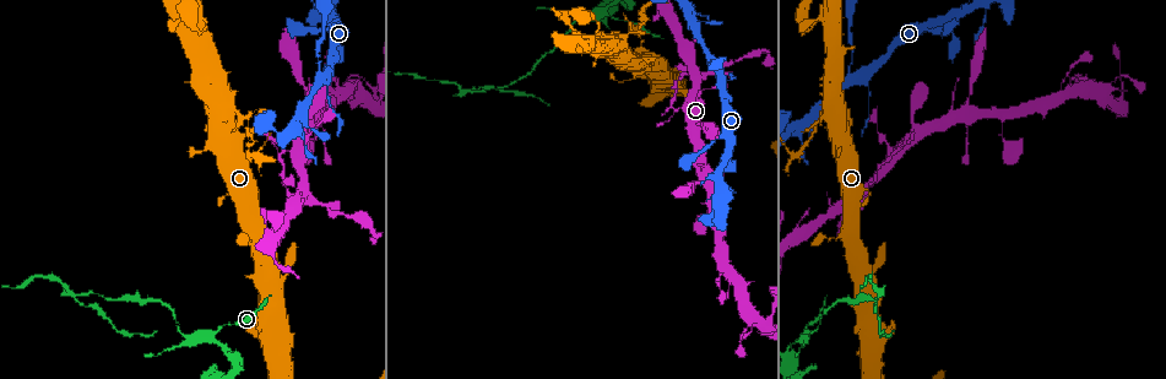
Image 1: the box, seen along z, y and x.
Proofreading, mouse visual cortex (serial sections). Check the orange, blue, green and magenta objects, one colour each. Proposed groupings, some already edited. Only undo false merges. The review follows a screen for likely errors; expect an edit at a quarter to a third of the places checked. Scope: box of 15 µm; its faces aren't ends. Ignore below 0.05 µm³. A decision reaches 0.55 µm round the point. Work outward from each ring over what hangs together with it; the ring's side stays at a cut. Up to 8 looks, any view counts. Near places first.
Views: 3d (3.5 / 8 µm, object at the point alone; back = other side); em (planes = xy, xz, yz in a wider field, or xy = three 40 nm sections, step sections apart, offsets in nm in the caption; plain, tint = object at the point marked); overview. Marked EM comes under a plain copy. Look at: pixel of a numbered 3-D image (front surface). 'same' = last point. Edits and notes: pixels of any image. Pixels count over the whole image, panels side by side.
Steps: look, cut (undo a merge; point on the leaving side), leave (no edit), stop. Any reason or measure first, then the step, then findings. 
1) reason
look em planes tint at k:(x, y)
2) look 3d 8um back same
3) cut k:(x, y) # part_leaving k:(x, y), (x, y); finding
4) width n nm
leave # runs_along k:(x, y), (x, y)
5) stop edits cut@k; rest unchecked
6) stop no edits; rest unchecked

thick turns thin
look 3d 8um at 1:(965, 5)

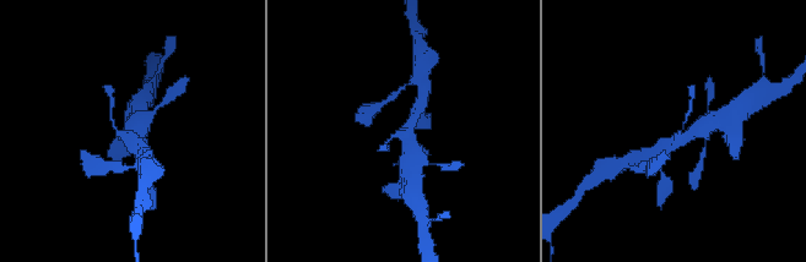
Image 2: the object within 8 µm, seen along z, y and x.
zoom in
look 3d 3.5um at 2:(397, 134)

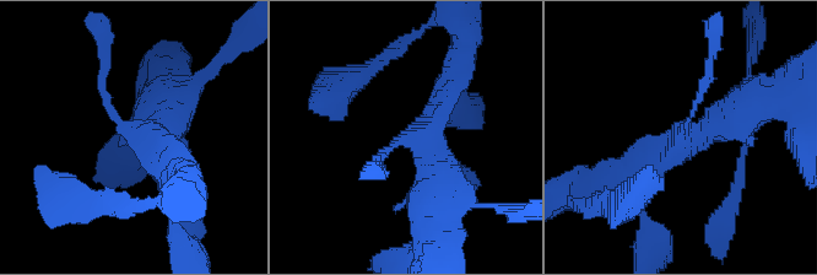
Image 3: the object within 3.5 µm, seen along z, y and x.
leave # runs_along 3:(643, 171), (685, 141), (687, 118), (709, 85); one cell here

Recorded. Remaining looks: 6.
abrupt turn
look 3d 3.5um at 1:(851, 82)

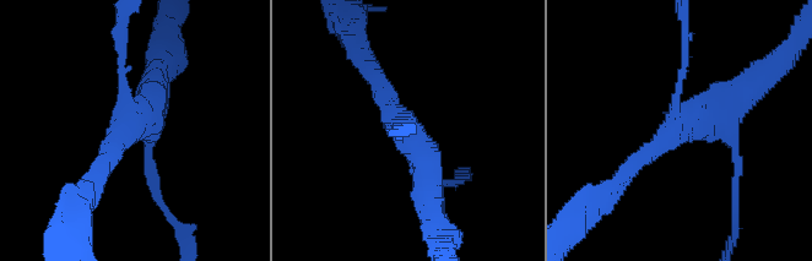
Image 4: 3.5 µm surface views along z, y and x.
arms 3; arm_widths 150, 250, 400 nm
look em xy step 3 tint at 4:(680, 121)

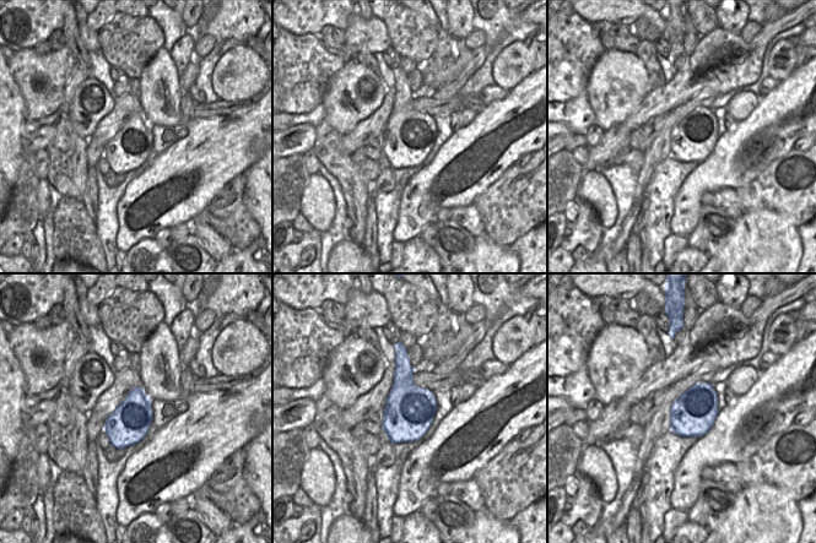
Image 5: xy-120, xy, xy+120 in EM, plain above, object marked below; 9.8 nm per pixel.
cut it another way
look em planes tint same

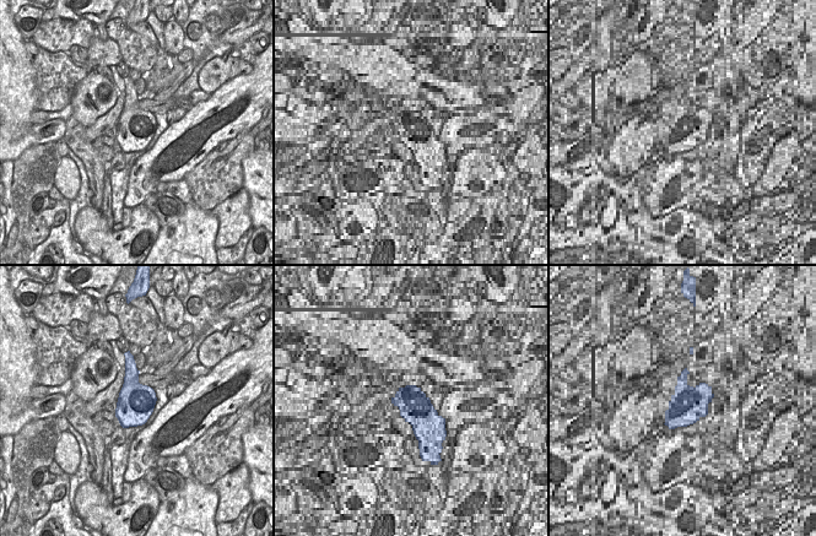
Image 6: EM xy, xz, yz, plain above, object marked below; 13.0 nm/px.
leave # all the same cell

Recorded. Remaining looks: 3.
three-way junction
look 3d 3.5um at 1:(304, 186)

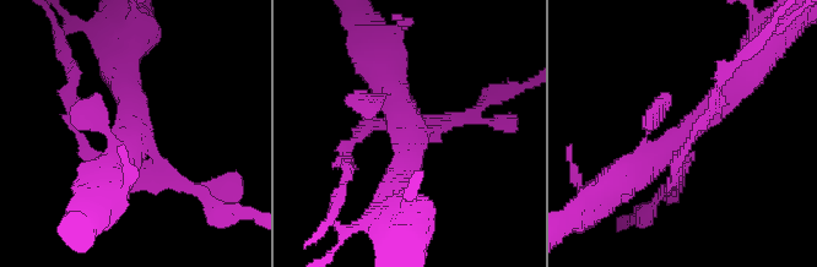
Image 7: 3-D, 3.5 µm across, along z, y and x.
look em xy step 5 tint at 7:(136, 133)

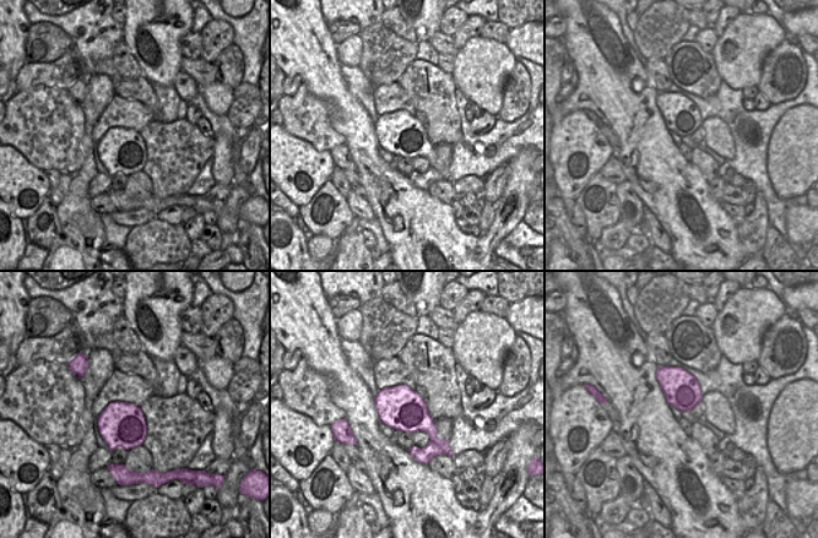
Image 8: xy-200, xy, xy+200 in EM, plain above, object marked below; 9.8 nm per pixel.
cut 7:(63, 58) # part_leaving 7:(157, 157), (221, 213), (247, 213); two cells meet here

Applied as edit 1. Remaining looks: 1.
stop edits cut@7; rest unchecked

